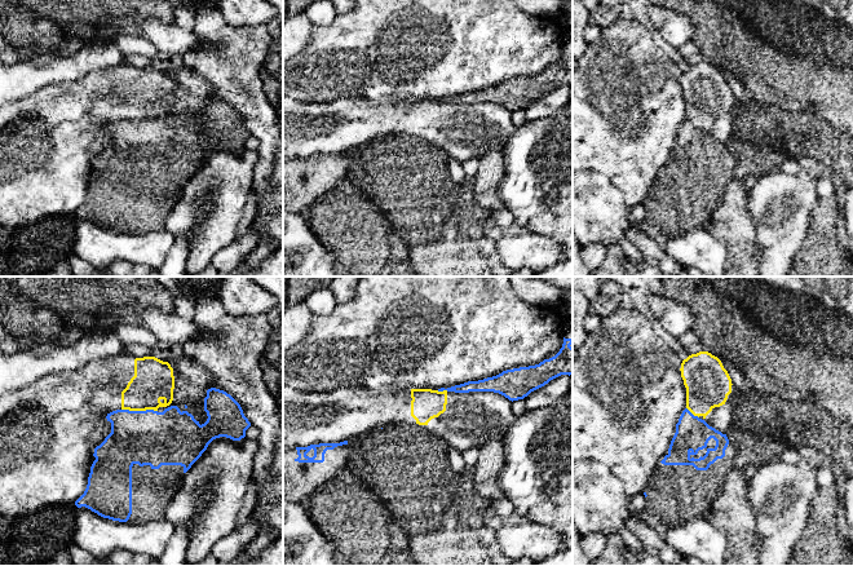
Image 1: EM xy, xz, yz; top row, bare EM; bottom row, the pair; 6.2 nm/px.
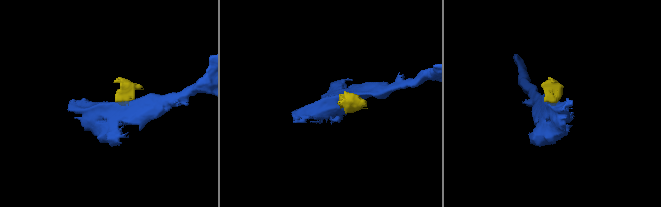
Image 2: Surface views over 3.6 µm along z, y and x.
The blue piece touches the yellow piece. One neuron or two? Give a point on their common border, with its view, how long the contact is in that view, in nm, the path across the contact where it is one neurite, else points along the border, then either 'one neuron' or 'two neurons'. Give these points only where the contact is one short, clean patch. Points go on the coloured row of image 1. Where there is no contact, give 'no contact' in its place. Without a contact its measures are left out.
meets blue in xy at (140, 411); contact 220 nm long; border along xy (122, 408), (157, 411); two neurons

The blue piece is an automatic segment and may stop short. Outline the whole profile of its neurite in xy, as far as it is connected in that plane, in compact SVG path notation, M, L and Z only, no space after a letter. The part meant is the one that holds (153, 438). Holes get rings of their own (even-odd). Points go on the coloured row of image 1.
M216 388L207 390L204 411L208 419L202 425L191 414L181 412L177 406L171 406L163 412L116 410L107 414L106 419L111 423L111 433L94 448L96 460L90 466L87 488L75 505L78 508L85 507L103 518L119 522L145 523L163 518L184 474L202 456L208 445L220 437L240 441L251 426L240 404L230 394Z

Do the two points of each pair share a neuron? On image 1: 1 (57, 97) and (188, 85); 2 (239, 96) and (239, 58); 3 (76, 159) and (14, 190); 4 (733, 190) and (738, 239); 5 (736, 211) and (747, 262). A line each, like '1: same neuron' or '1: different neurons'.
1: different neurons
2: same neuron
3: same neuron
4: same neuron
5: same neuron

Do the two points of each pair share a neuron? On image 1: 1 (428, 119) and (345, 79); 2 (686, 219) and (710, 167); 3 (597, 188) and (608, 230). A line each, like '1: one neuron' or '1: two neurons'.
1: two neurons
2: one neuron
3: one neuron

